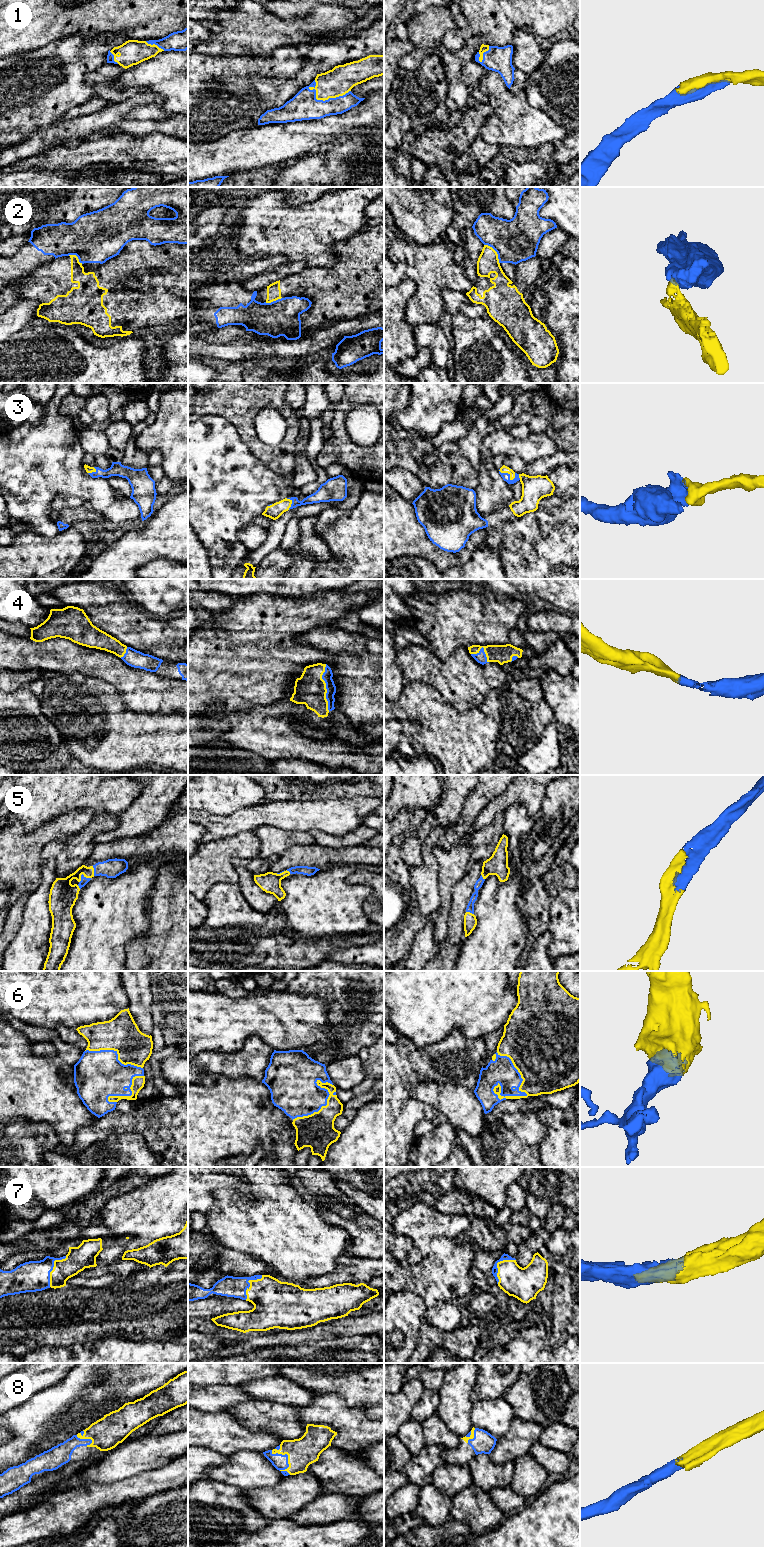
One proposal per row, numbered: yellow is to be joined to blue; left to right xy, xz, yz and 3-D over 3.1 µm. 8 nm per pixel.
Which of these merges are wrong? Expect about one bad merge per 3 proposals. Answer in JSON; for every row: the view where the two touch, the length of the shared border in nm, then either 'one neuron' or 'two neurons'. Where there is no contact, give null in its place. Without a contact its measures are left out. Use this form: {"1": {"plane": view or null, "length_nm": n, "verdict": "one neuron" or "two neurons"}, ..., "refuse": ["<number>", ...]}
{"1": {"plane": "xz", "length_nm": 340, "verdict": "one neuron"}, "2": {"plane": "yz", "length_nm": 200, "verdict": "two neurons"}, "3": {"plane": "yz", "length_nm": 150, "verdict": "one neuron"}, "4": {"plane": "xz", "length_nm": 380, "verdict": "one neuron"}, "5": {"plane": "xy", "length_nm": 100, "verdict": "one neuron"}, "6": {"plane": "yz", "length_nm": 440, "verdict": "one neuron"}, "7": {"plane": "yz", "length_nm": 240, "verdict": "one neuron"}, "8": {"plane": "xz", "length_nm": 260, "verdict": "one neuron"}, "refuse": ["2"]}

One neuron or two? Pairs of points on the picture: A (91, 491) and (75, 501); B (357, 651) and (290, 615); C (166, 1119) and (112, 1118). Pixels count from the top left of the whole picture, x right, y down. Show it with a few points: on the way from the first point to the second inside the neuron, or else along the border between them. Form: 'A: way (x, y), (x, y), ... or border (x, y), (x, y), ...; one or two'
A: border (57, 497), (80, 496), (84, 501); two
B: border (329, 625), (317, 626), (298, 634), (295, 639); two
C: way (153, 1119), (125, 1119); one

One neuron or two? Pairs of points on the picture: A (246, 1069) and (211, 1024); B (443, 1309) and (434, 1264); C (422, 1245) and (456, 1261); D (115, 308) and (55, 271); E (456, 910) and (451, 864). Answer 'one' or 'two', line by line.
A: two
B: two
C: two
D: one
E: two

